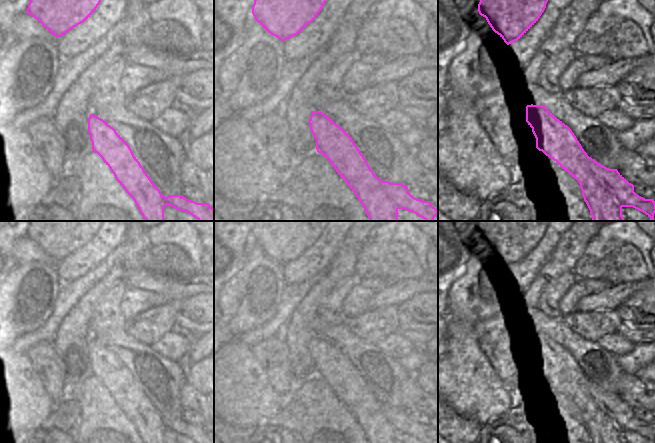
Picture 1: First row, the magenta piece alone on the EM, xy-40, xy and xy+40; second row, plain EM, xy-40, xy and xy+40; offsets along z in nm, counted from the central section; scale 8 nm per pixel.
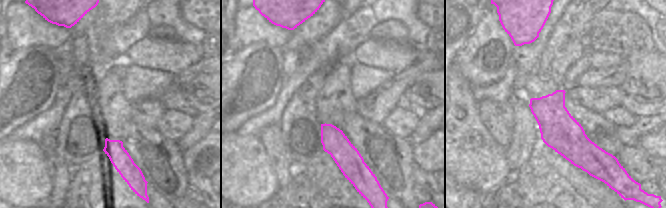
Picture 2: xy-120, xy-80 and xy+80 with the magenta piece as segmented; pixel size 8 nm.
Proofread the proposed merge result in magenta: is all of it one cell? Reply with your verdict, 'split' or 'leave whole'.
split

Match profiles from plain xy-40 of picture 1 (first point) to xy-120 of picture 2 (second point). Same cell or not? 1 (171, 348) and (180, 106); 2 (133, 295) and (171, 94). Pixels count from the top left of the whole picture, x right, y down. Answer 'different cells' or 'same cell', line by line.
1: different cells
2: same cell

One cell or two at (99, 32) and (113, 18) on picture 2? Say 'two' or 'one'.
one

